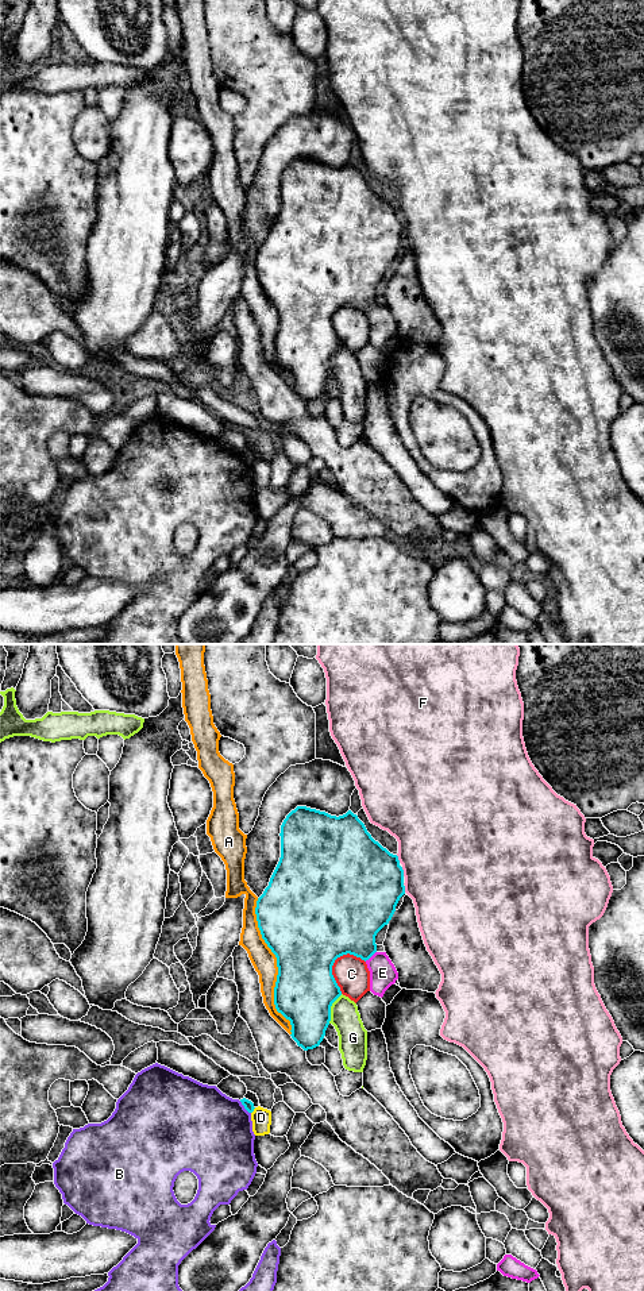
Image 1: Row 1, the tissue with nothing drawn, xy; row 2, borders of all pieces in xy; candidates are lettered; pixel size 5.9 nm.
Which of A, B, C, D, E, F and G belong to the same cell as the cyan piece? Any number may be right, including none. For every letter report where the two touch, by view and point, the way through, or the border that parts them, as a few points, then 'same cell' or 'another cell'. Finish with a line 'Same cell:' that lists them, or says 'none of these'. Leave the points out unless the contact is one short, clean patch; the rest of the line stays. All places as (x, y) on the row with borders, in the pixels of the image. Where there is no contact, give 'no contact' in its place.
A: contact xy (277, 966); another cell
B: contact xy (245, 1108); another cell
C: contact xy (331, 970); another cell
D: contact xy (253, 1110); border xy (255, 1108), (251, 1113); another cell
E: contact xy (370, 956); way xy (347, 921), (370, 956), (381, 967), (382, 972); same cell
F: contact xy (403, 871); another cell
G: contact xy (330, 1009); another cell
Same cell: E

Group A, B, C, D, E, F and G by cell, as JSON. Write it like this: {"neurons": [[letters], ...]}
{"neurons": [["A"], ["B"], ["C"], ["D"], ["E"], ["F"], ["G"]]}

